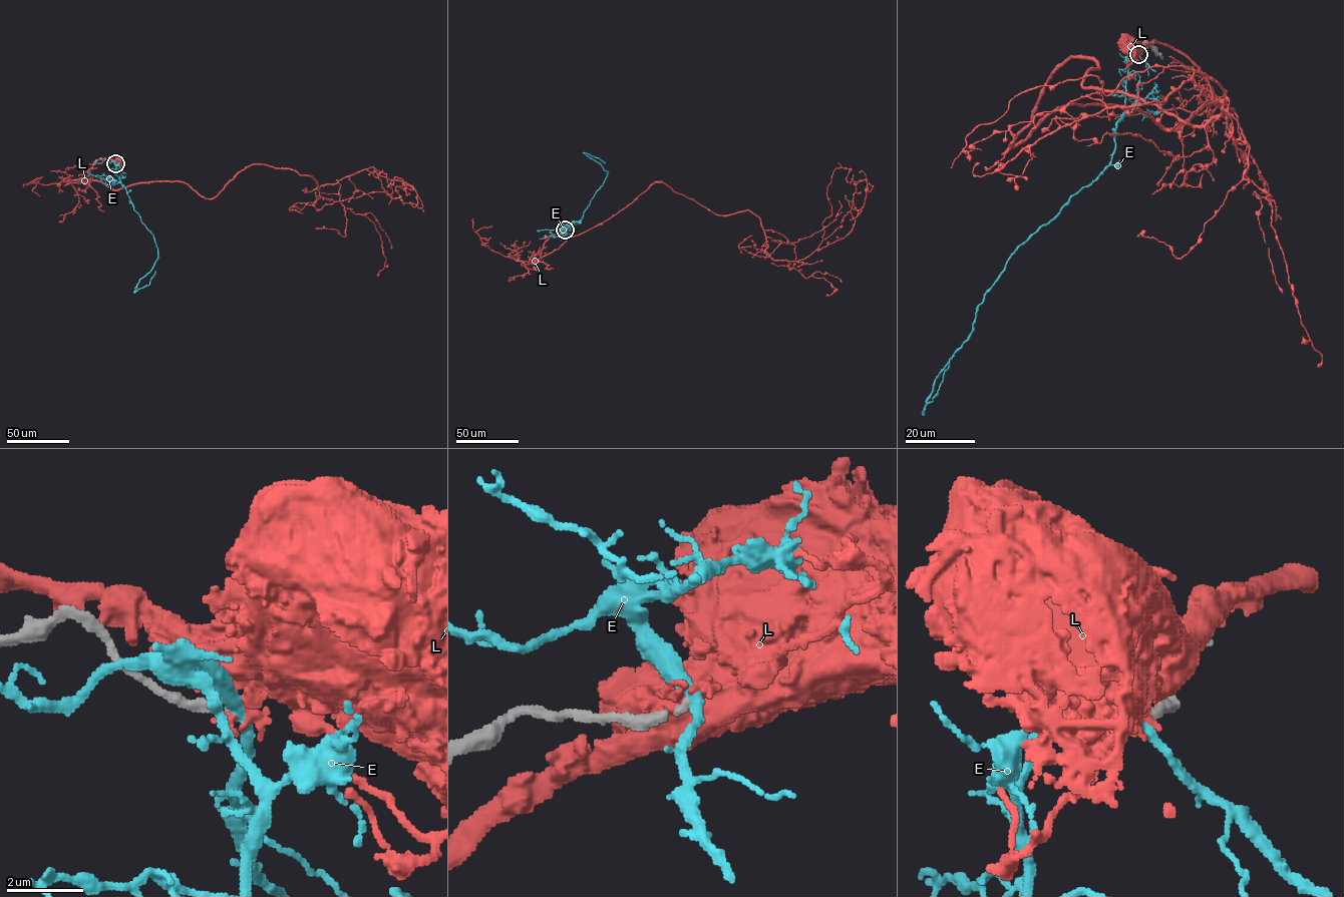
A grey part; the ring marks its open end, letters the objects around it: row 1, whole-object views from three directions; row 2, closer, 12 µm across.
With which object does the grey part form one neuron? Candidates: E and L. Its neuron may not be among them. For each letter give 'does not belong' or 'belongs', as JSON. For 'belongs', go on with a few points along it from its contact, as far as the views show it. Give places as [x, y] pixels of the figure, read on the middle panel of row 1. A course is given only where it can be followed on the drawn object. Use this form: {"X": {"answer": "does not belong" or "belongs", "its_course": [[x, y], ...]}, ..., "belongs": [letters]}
{"E": {"answer": "does not belong"}, "L": {"answer": "does not belong"}, "belongs": []}

